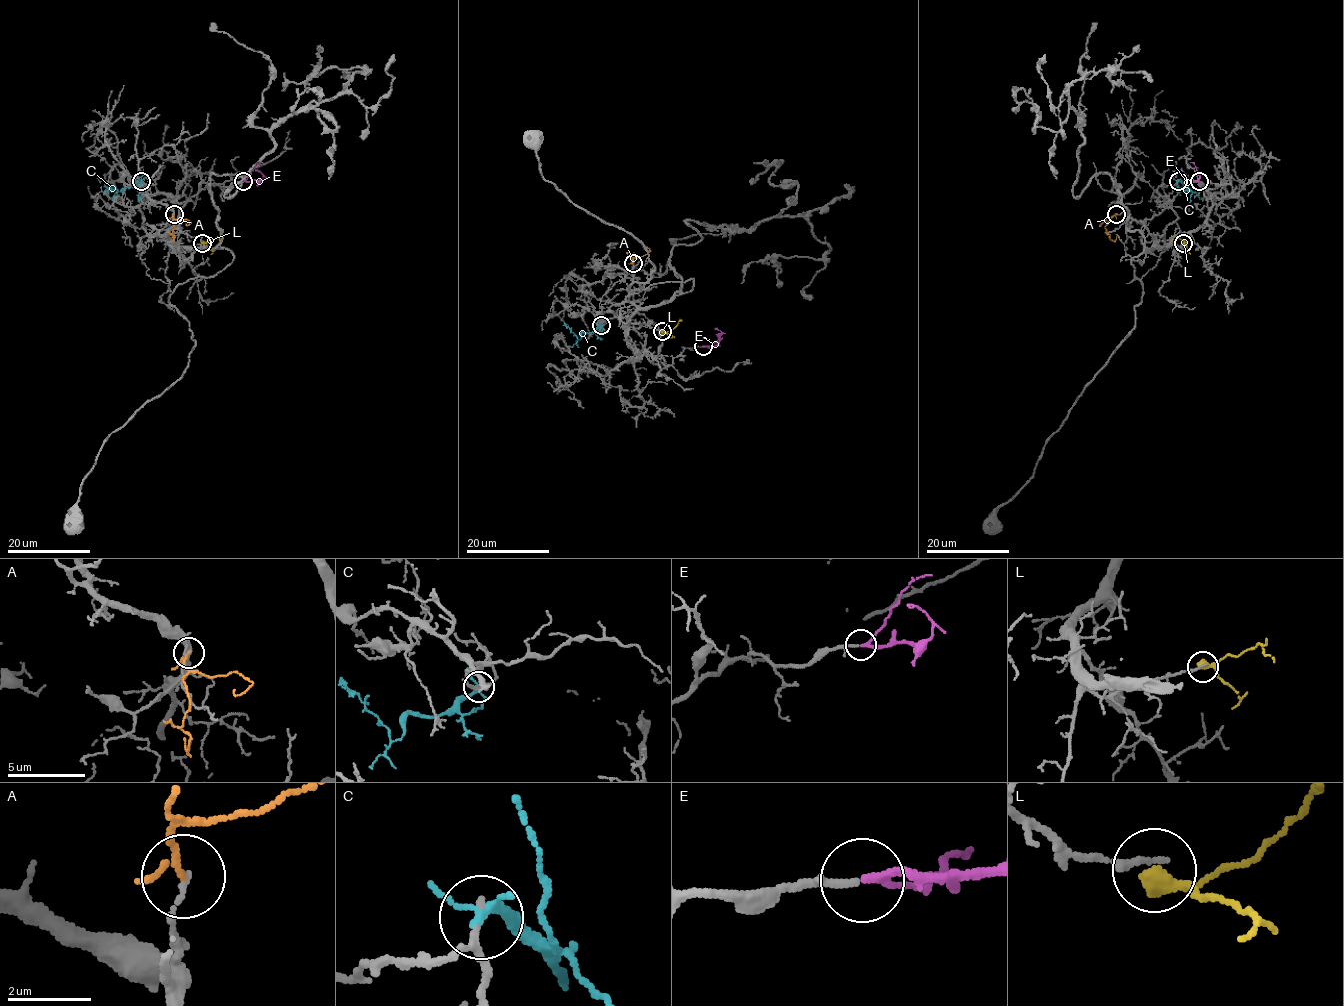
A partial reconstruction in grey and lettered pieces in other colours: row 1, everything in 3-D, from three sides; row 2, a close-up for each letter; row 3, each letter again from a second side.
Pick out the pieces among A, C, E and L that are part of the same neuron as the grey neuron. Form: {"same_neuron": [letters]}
{"same_neuron": ["E"]}

